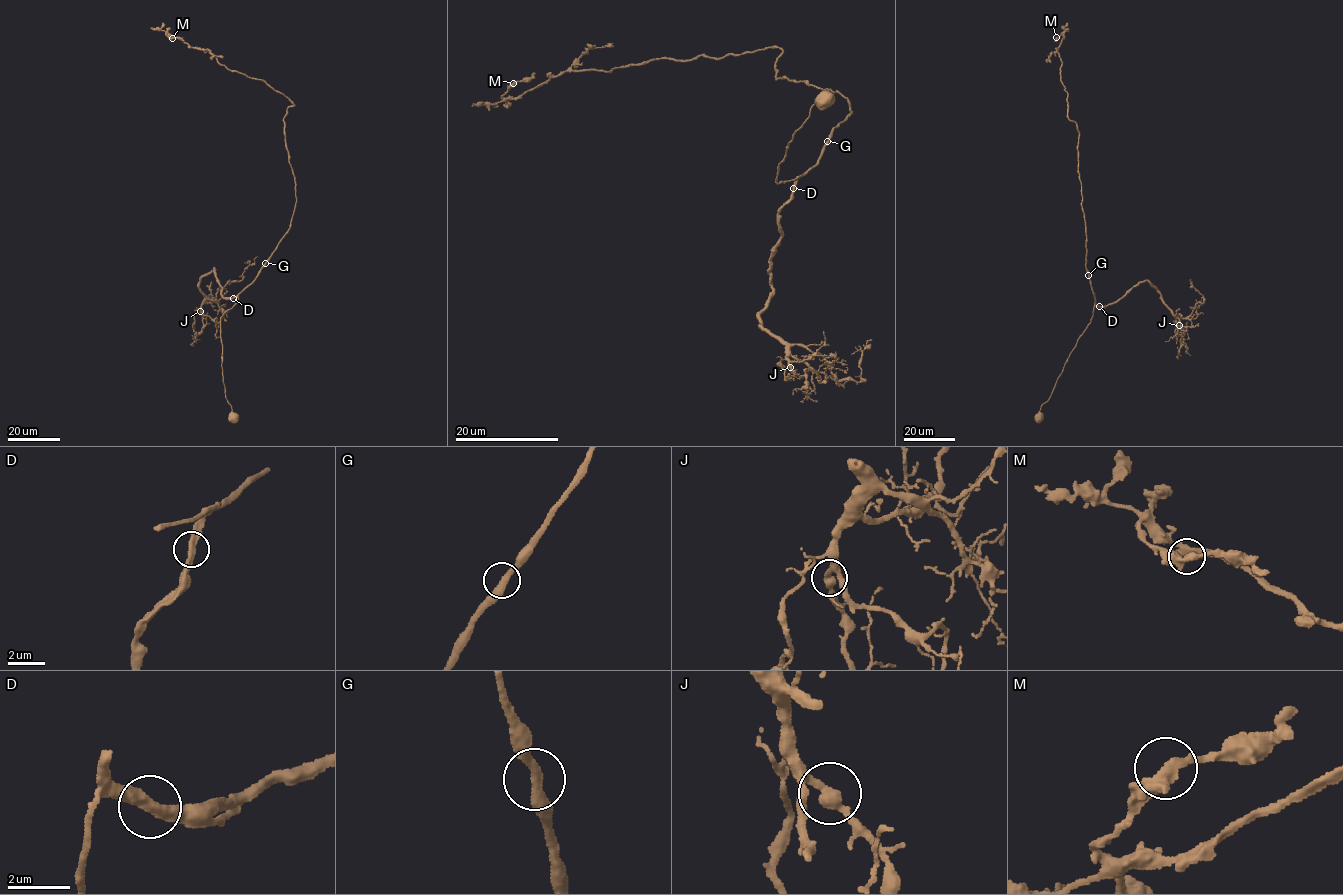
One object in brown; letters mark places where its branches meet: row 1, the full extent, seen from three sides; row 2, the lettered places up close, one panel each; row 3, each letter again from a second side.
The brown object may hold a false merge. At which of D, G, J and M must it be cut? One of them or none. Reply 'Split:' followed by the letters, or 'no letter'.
Split: no letter

